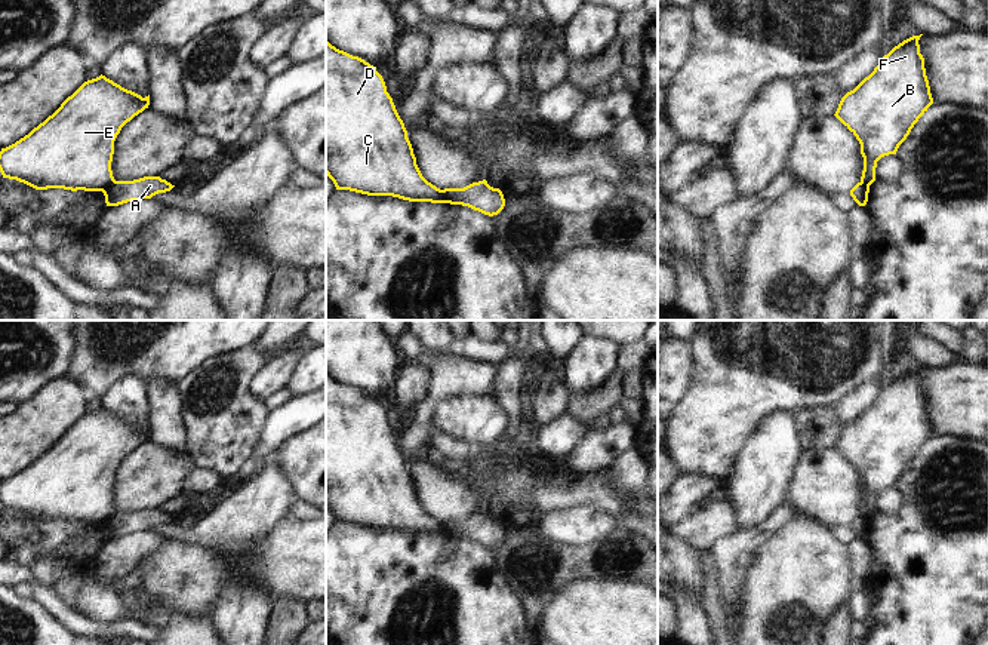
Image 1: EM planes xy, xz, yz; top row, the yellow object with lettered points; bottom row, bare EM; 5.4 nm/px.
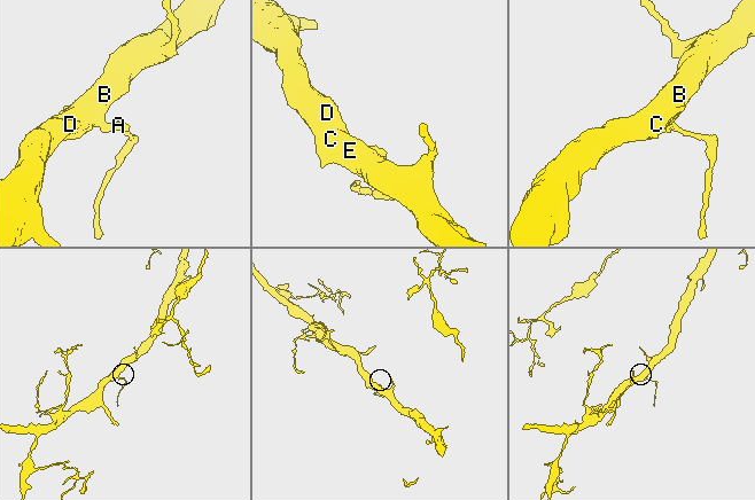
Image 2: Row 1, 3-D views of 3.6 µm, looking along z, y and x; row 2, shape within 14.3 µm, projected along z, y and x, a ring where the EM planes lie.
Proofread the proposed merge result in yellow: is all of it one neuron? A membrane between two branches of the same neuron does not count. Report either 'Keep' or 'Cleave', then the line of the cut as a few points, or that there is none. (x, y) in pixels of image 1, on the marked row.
Cleave. Split along xy (114, 180), (102, 192)

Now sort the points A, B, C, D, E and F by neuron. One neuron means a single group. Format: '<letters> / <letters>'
A / B C D E F

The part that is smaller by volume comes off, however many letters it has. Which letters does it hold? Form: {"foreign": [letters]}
{"foreign": ["A"]}

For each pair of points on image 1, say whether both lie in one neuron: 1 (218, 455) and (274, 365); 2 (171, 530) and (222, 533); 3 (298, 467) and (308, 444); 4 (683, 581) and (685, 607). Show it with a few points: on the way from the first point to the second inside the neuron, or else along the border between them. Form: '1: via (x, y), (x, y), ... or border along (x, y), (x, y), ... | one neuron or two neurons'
1: border along (267, 362), (251, 380), (251, 390), (262, 401) | two neurons
2: via (184, 533), (209, 533) | one neuron
3: via (304, 461), (308, 457), (308, 450) | one neuron
4: border along (673, 590), (701, 605) | two neurons

